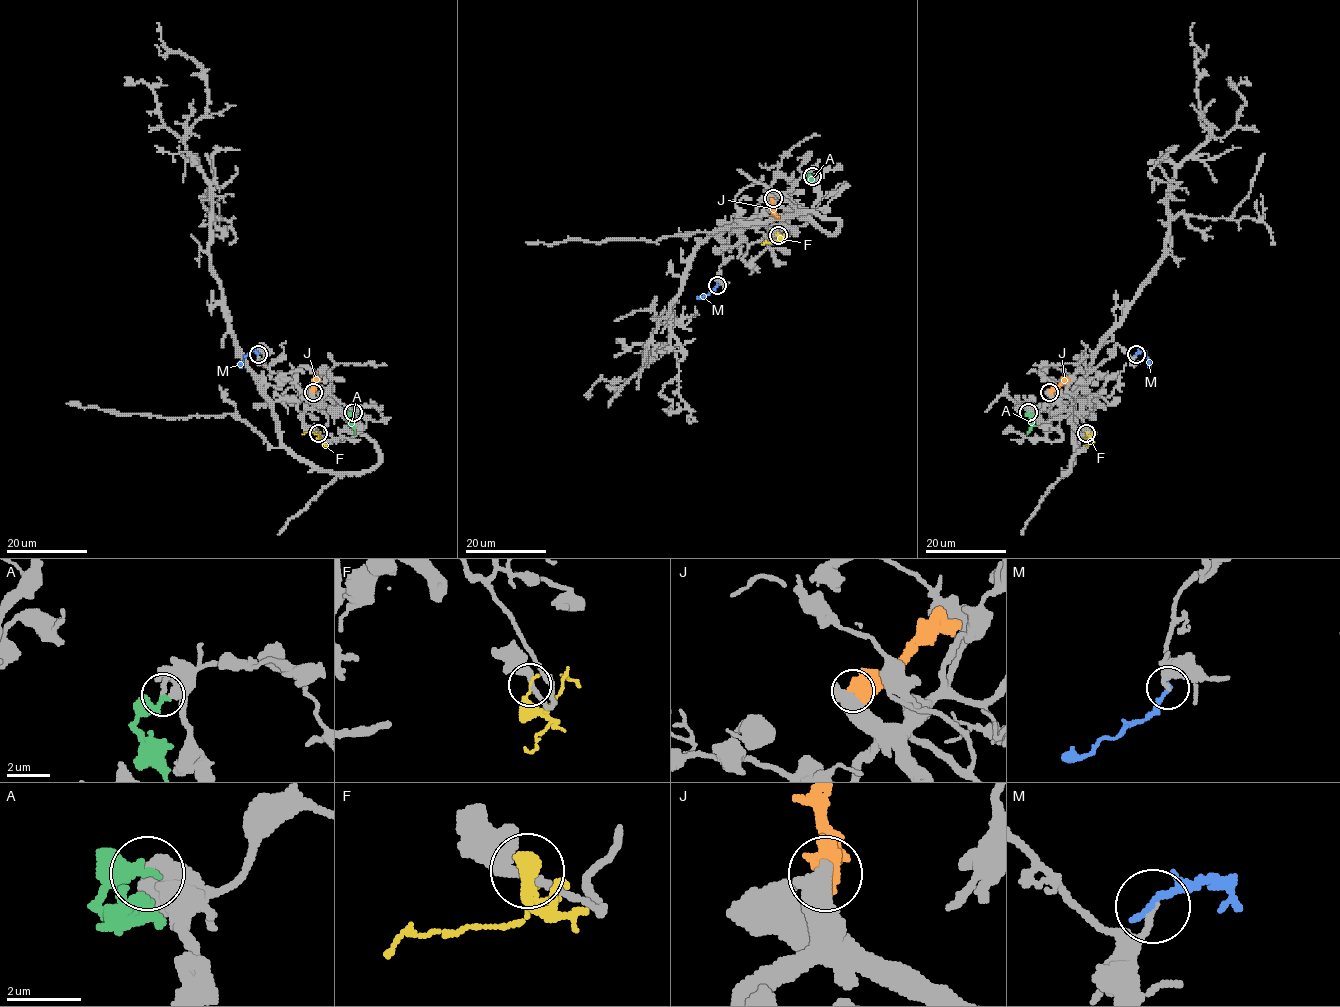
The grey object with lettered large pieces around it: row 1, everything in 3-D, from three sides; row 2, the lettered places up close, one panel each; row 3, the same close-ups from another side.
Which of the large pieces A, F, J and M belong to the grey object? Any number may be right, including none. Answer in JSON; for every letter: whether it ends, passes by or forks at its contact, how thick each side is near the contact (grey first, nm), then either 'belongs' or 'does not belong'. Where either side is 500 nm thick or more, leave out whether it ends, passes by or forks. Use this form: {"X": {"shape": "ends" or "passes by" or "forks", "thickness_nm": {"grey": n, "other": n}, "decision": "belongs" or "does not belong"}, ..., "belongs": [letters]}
{"A": {"shape": "ends", "thickness_nm": {"grey": 280, "other": 320}, "decision": "belongs"}, "F": {"shape": "ends", "thickness_nm": {"grey": 220, "other": 240}, "decision": "does not belong"}, "J": {"thickness_nm": {"grey": 750, "other": 650}, "decision": "does not belong"}, "M": {"shape": "ends", "thickness_nm": {"grey": 160, "other": 240}, "decision": "does not belong"}, "belongs": ["A"]}

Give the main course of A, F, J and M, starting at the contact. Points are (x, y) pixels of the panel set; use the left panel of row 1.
A: (353, 412), (348, 419), (355, 433)
F: (318, 433), (318, 437), (310, 431), (302, 433)
J: (313, 392), (313, 383), (320, 379)
M: (258, 354), (250, 351), (239, 367)

